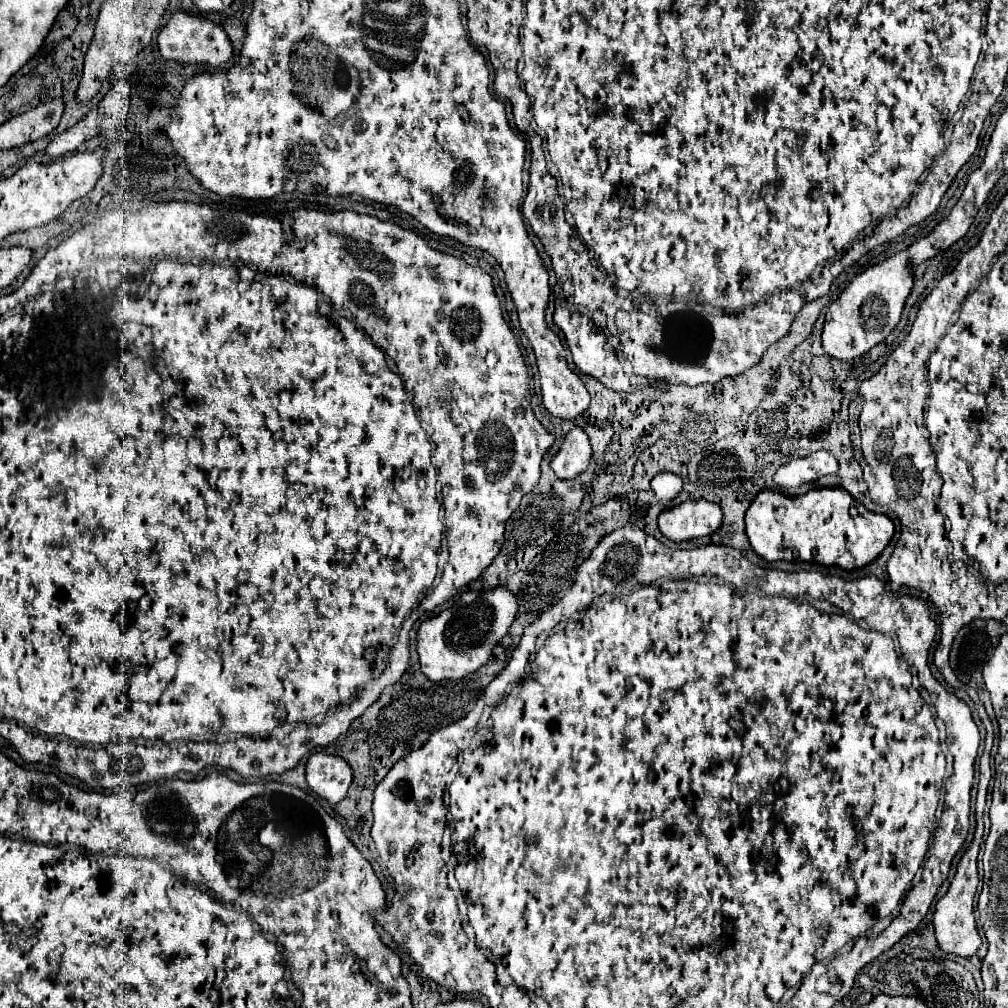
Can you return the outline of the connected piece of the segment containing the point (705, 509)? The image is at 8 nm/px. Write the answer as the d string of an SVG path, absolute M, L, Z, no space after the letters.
M683 501L659 513L659 529L671 541L687 541L717 531L723 523L723 511L709 501Z

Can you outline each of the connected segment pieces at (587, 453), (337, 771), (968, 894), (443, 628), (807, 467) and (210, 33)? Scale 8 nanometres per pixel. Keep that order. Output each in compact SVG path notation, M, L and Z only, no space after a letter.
M573 427L563 443L561 449L551 459L551 469L559 479L575 479L579 473L583 473L589 467L591 459L591 445L589 437L581 427Z
M319 751L307 759L309 789L319 797L327 799L331 805L337 805L341 799L345 799L351 779L353 779L351 767L339 755Z
M979 711L981 721L987 729L987 745L985 751L979 759L979 787L977 787L977 803L975 803L975 815L977 815L977 827L975 827L975 839L969 845L969 849L965 851L965 855L961 857L959 865L957 865L957 873L951 881L949 891L937 901L935 905L935 913L933 913L933 927L935 927L935 937L937 943L941 947L941 951L957 955L957 957L973 957L981 945L981 935L977 931L975 925L975 913L973 913L973 899L977 893L977 883L980 882L977 877L977 853L980 851L981 837L983 837L983 807L985 807L985 795L987 795L987 783L991 779L991 769L989 769L989 751L991 751L991 743L993 743L993 727L991 721L987 717L985 711Z
M505 587L481 593L477 591L463 593L455 607L449 607L419 625L417 653L421 671L431 681L463 679L465 675L477 671L491 659L493 647L507 633L515 615L517 615L517 599Z
M817 451L805 459L793 459L787 465L783 465L781 469L777 469L775 473L775 483L789 491L799 487L801 483L809 483L809 481L817 481L823 475L833 475L837 473L839 465L837 459L827 453L827 451Z
M177 11L171 15L171 19L159 31L157 45L163 59L173 59L179 63L207 63L213 67L221 67L233 55L231 41L227 39L219 23L213 23L205 17L193 17L187 11Z

